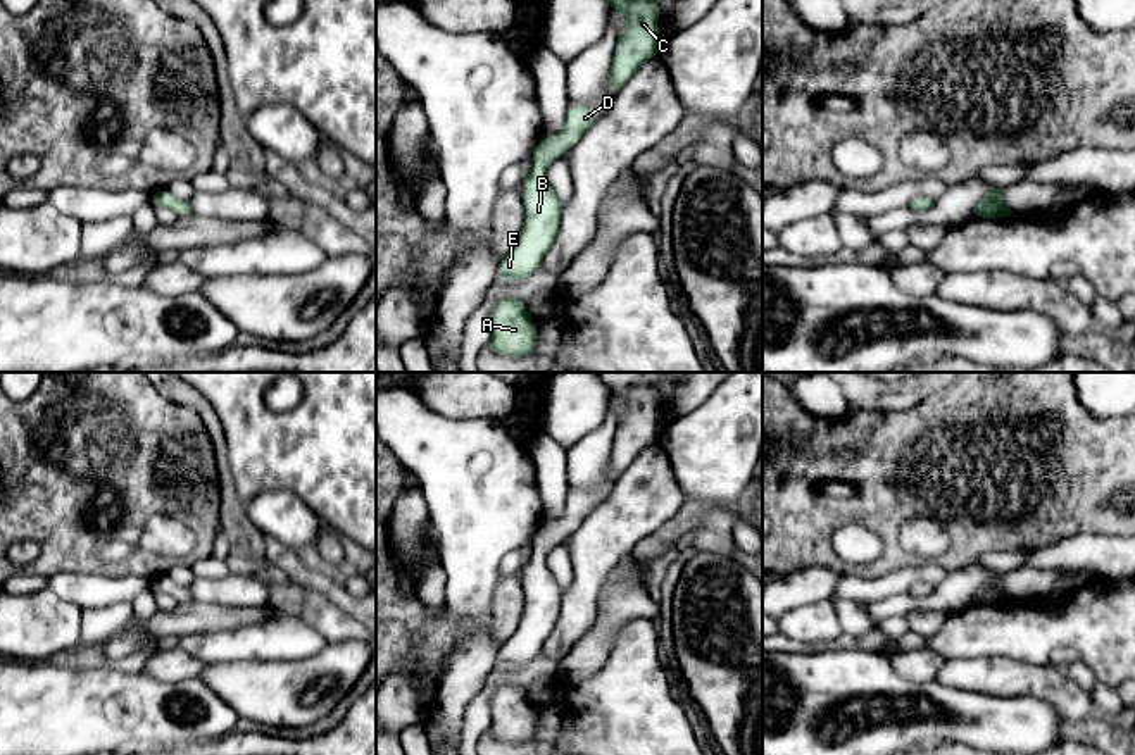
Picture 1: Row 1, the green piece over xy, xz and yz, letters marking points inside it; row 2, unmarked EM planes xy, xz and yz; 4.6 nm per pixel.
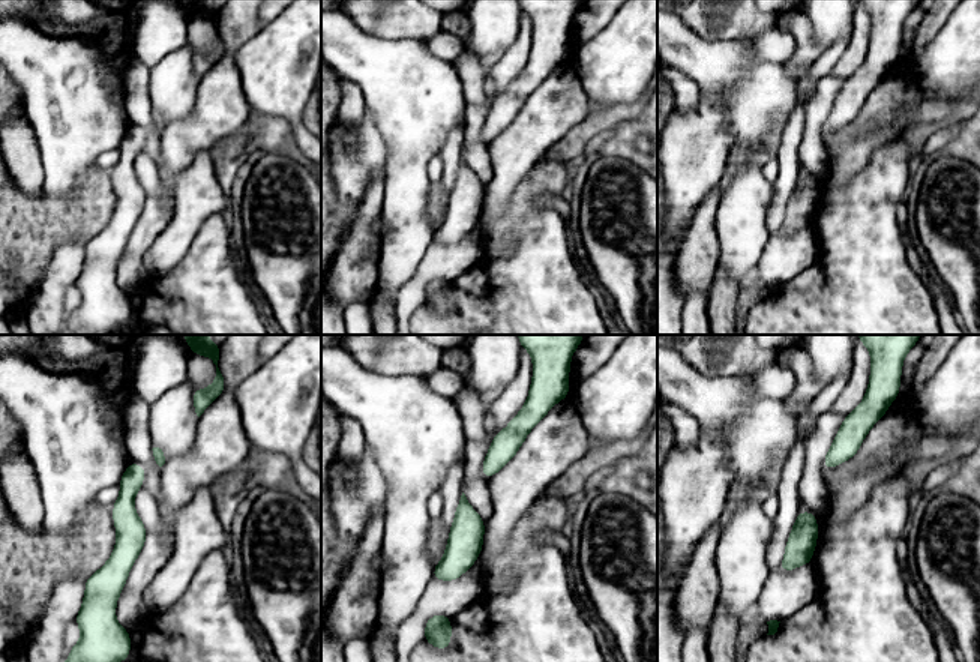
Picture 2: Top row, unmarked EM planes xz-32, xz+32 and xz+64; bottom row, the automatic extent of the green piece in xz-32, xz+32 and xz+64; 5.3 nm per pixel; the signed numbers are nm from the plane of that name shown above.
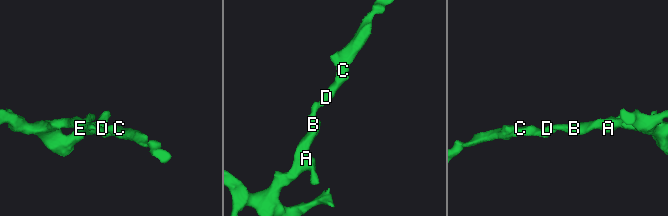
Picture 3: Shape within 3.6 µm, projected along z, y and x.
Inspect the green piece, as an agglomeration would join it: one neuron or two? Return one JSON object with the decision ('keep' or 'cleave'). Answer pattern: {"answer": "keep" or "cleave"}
{"answer": "keep"}

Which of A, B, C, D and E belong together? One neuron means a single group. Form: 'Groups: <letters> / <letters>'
Groups: A B C D E

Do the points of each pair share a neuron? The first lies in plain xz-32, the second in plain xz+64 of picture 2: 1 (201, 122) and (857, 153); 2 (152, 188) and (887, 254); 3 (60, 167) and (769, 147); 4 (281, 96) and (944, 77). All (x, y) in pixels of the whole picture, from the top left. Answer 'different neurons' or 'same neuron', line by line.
1: same neuron
2: different neurons
3: different neurons
4: same neuron

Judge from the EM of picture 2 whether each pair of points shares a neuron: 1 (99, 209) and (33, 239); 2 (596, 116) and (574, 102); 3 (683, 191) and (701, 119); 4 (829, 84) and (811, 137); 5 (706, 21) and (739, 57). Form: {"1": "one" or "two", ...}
{"1": "one", "2": "two", "3": "one", "4": "one", "5": "two"}

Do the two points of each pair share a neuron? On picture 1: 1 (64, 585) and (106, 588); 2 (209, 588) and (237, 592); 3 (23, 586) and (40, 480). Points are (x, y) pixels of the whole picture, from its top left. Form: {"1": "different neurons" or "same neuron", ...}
{"1": "same neuron", "2": "same neuron", "3": "different neurons"}

